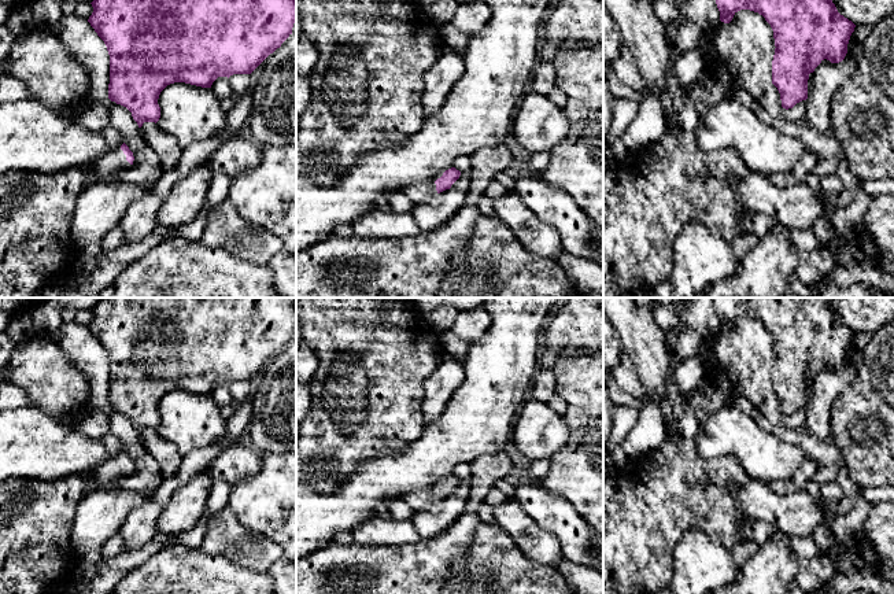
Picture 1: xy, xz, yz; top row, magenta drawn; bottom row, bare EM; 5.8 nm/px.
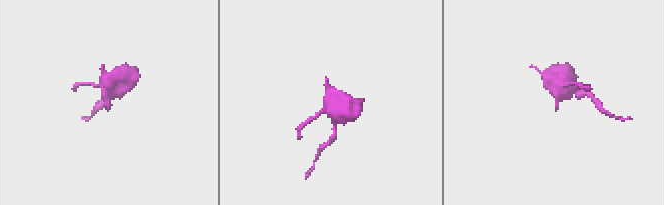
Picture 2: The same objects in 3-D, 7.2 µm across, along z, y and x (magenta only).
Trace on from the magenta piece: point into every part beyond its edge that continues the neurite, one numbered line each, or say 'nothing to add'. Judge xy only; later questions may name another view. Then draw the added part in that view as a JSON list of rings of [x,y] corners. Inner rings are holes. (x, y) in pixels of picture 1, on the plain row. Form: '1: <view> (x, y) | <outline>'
1: xy (110, 473) | [[[121,454],[104,462],[93,475],[85,479],[86,492],[106,487],[119,487],[121,482],[130,475]]]

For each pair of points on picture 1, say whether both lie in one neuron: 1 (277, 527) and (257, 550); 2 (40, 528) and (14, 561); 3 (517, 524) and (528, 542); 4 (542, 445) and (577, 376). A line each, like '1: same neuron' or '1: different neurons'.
1: different neurons
2: same neuron
3: same neuron
4: different neurons

